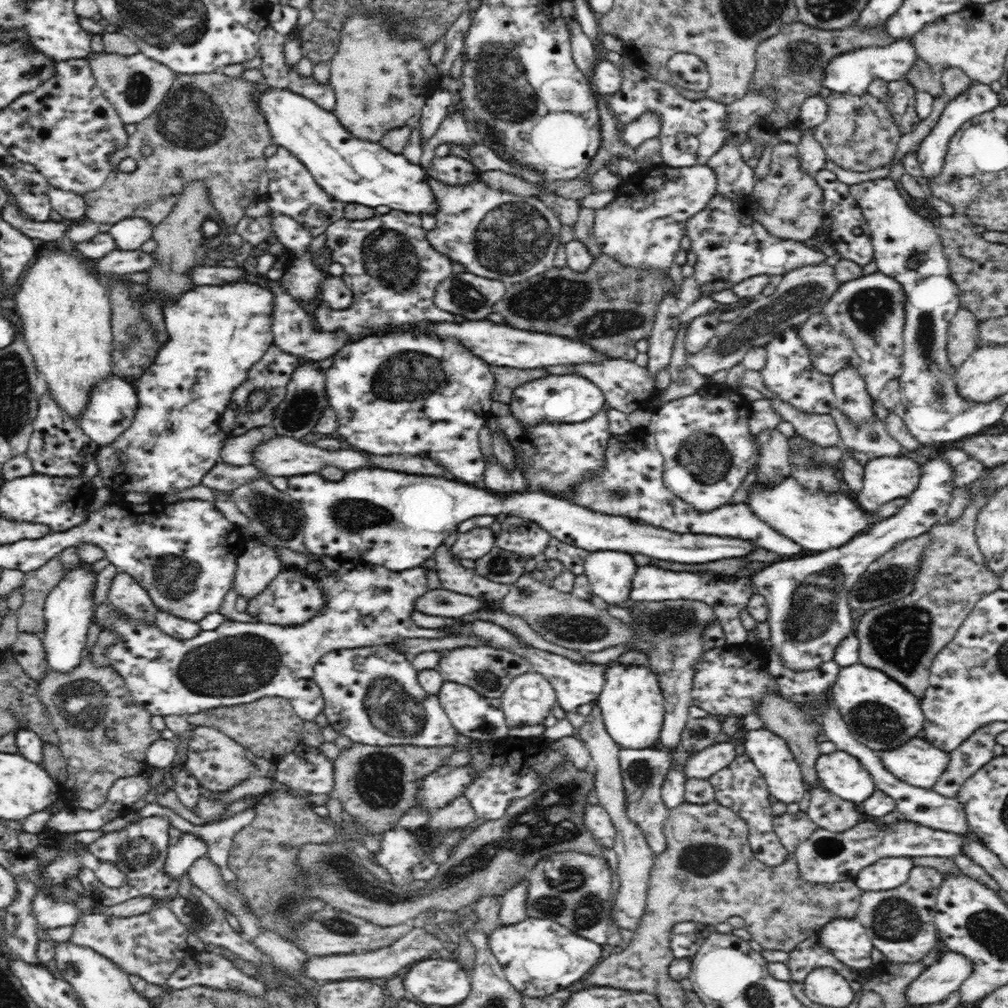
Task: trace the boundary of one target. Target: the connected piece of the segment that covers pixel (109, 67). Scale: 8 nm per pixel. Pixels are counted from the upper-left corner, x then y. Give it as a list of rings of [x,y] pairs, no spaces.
[[[90,53],[88,58],[97,86],[112,104],[124,124],[141,124],[156,111],[175,84],[178,74],[145,54],[132,56],[120,54]]]

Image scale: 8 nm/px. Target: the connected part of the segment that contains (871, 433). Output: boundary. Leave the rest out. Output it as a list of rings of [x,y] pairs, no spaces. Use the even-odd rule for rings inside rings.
[[[838,408],[829,414],[836,420],[842,445],[847,452],[855,450],[864,452],[870,459],[905,453],[901,444],[887,432],[886,426],[879,419],[874,422],[864,422],[862,426],[855,426]]]

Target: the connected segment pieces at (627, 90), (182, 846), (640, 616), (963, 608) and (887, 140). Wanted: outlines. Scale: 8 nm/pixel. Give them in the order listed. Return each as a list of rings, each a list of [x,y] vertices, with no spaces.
[[[623,50],[621,56],[625,62],[625,68],[622,69],[623,84],[619,92],[606,98],[607,104],[620,126],[636,120],[646,111],[660,115],[658,139],[664,164],[674,168],[706,165],[710,156],[714,156],[731,135],[738,135],[724,129],[727,114],[725,104],[709,98],[688,100],[675,90],[672,83],[662,83],[653,78]]]
[[[183,833],[181,838],[172,842],[168,848],[168,856],[164,862],[164,873],[168,873],[172,879],[179,879],[186,874],[188,869],[196,862],[197,858],[207,856],[208,849],[204,841],[196,835]]]
[[[524,573],[502,600],[493,603],[477,600],[472,596],[440,589],[430,589],[416,600],[415,610],[437,617],[460,618],[476,611],[500,609],[510,615],[522,617],[532,629],[544,640],[581,652],[600,652],[612,646],[629,644],[632,650],[647,654],[646,665],[657,676],[663,697],[665,715],[660,730],[659,748],[674,750],[680,747],[681,734],[690,718],[689,708],[692,705],[692,682],[694,664],[704,652],[704,628],[717,620],[712,605],[696,599],[668,599],[661,601],[636,601],[628,603],[630,625],[618,618],[608,615],[607,611],[597,609],[590,600],[584,600],[570,593],[560,592],[546,582]]]
[[[986,491],[976,495],[955,522],[936,523],[929,529],[929,545],[923,550],[920,570],[916,573],[913,589],[897,601],[865,611],[854,634],[859,640],[859,662],[880,669],[904,685],[904,688],[921,699],[929,685],[931,664],[936,655],[954,638],[964,619],[975,604],[988,593],[1000,589],[1002,574],[992,573],[979,549],[975,535],[978,512],[993,495]]]
[[[833,91],[825,101],[828,107],[827,119],[814,128],[813,135],[824,147],[829,160],[844,170],[854,172],[882,168],[894,160],[902,134],[886,103],[868,93],[856,96]]]

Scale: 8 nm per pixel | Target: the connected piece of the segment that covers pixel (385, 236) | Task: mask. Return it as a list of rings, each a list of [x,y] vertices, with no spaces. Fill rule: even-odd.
[[[390,210],[386,214],[375,214],[368,220],[336,220],[326,229],[325,247],[330,250],[332,262],[338,262],[344,267],[341,279],[354,295],[352,306],[345,310],[333,310],[326,304],[318,304],[312,310],[312,316],[316,328],[320,333],[330,333],[332,330],[344,330],[352,340],[360,340],[368,336],[370,332],[382,330],[385,327],[402,326],[402,324],[412,324],[420,320],[432,320],[432,322],[463,322],[456,320],[452,313],[438,310],[434,306],[434,296],[436,288],[452,274],[452,260],[444,253],[436,251],[426,239],[427,230],[422,226],[422,219],[416,214],[402,212],[400,210]],[[343,238],[343,243],[338,243],[338,239]]]

